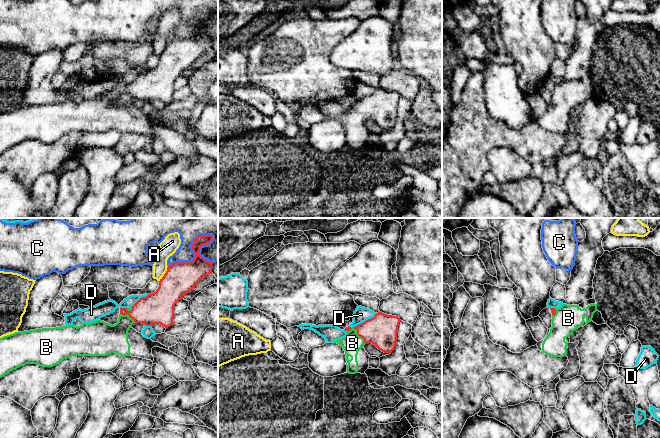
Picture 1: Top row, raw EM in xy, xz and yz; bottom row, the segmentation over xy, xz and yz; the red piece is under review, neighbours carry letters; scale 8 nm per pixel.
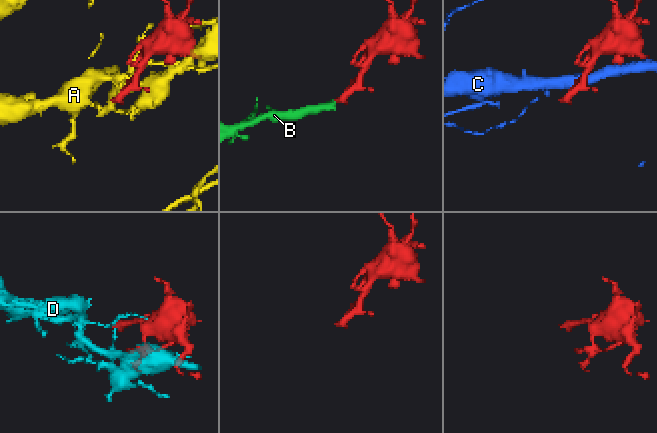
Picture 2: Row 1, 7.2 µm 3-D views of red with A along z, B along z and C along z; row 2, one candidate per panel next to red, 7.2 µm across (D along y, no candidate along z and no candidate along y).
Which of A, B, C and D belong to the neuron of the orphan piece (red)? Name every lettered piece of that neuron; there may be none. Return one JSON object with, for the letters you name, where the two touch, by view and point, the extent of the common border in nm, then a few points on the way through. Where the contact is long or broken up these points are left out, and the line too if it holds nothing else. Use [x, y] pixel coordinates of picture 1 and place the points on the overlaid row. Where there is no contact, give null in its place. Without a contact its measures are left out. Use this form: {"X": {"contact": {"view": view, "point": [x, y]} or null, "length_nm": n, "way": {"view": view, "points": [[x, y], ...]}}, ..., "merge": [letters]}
{"B": {"contact": {"view": "xz", "point": [357, 333]}, "length_nm": 190, "way": {"view": "xz", "points": [[381, 330], [357, 333], [352, 343]]}}, "merge": ["B"]}

